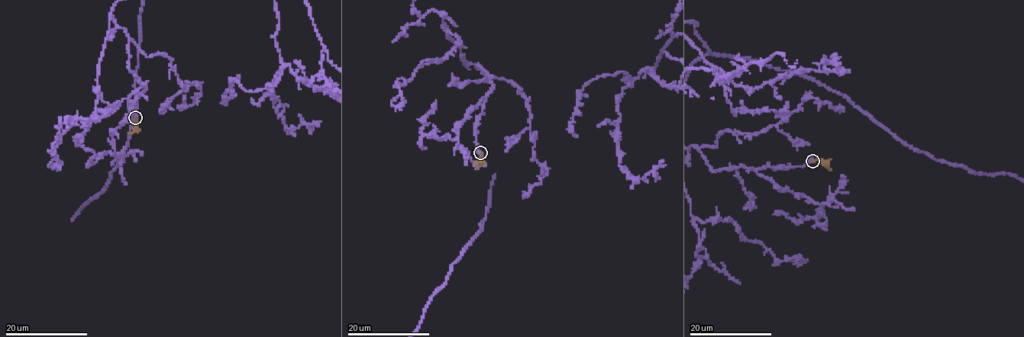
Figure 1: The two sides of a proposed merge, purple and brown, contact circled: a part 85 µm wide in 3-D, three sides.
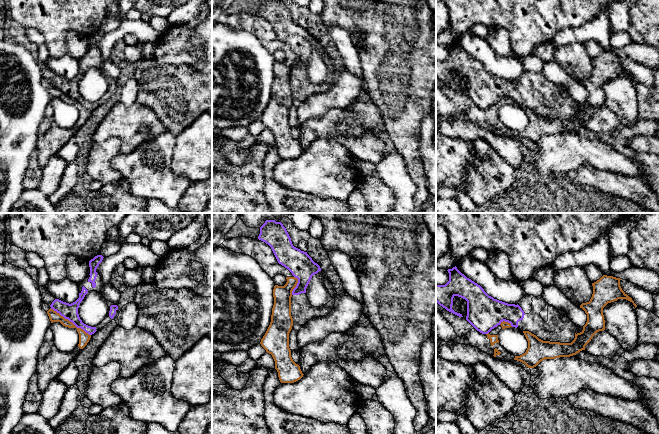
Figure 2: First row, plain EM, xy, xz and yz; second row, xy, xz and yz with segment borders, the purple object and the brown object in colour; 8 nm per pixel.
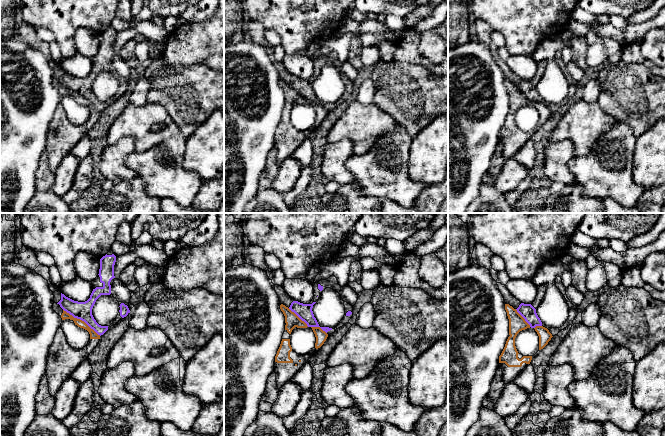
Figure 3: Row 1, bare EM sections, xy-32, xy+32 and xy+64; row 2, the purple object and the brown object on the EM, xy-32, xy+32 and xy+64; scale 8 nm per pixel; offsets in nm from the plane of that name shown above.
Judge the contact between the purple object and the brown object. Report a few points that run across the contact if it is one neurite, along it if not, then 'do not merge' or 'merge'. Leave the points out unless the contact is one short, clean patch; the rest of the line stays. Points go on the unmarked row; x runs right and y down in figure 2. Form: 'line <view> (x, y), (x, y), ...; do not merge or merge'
line xy (50, 84), (90, 111); do not merge

